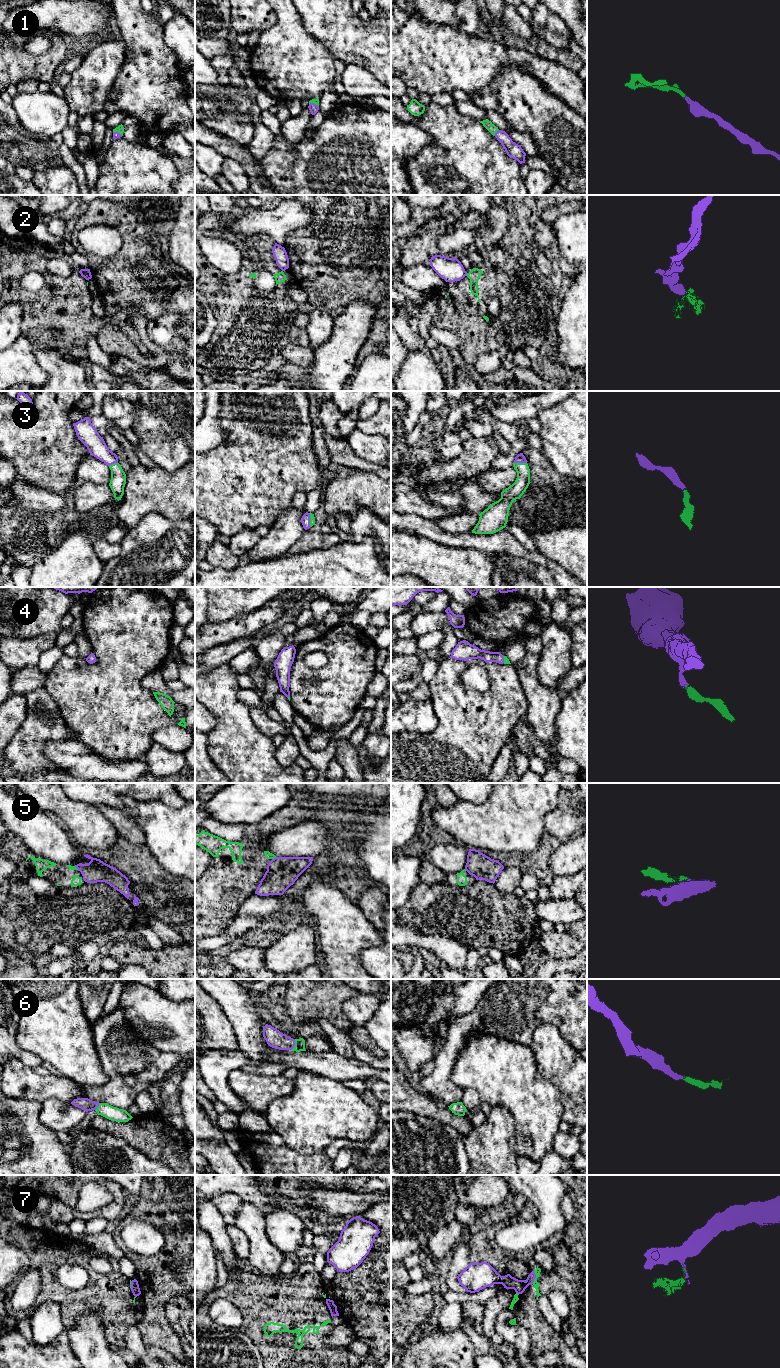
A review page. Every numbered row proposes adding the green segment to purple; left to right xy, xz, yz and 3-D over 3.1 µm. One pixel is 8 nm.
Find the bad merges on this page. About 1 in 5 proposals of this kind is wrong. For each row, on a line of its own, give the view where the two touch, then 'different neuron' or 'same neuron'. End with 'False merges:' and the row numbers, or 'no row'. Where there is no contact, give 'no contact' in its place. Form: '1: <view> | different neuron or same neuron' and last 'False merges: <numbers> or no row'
1: yz | same neuron
2: yz | different neuron
3: xz | same neuron
4: yz | same neuron
5: xz | different neuron
6: xz | same neuron
7: yz | different neuron
False merges: 2, 5, 7

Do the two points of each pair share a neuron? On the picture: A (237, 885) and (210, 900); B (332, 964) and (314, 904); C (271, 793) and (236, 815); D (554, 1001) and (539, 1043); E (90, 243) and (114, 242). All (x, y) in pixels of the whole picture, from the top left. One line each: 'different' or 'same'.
A: same
B: same
C: same
D: different
E: same

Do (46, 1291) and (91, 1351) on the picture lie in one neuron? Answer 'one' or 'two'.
two

